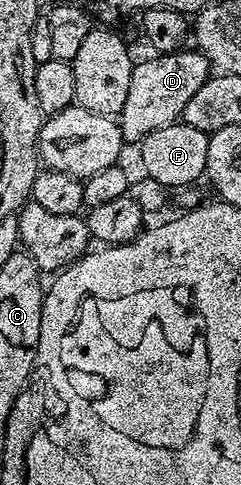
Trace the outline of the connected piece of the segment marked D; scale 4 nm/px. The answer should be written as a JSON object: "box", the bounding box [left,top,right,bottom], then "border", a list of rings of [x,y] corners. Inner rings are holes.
{"box":[118,50,210,142],"border":[[[199,50],[188,51],[152,54],[141,64],[140,61],[133,63],[126,106],[122,106],[118,117],[125,141],[139,142],[154,130],[177,123],[183,117],[186,102],[198,94],[198,86],[206,83],[210,75],[208,59]]]}

